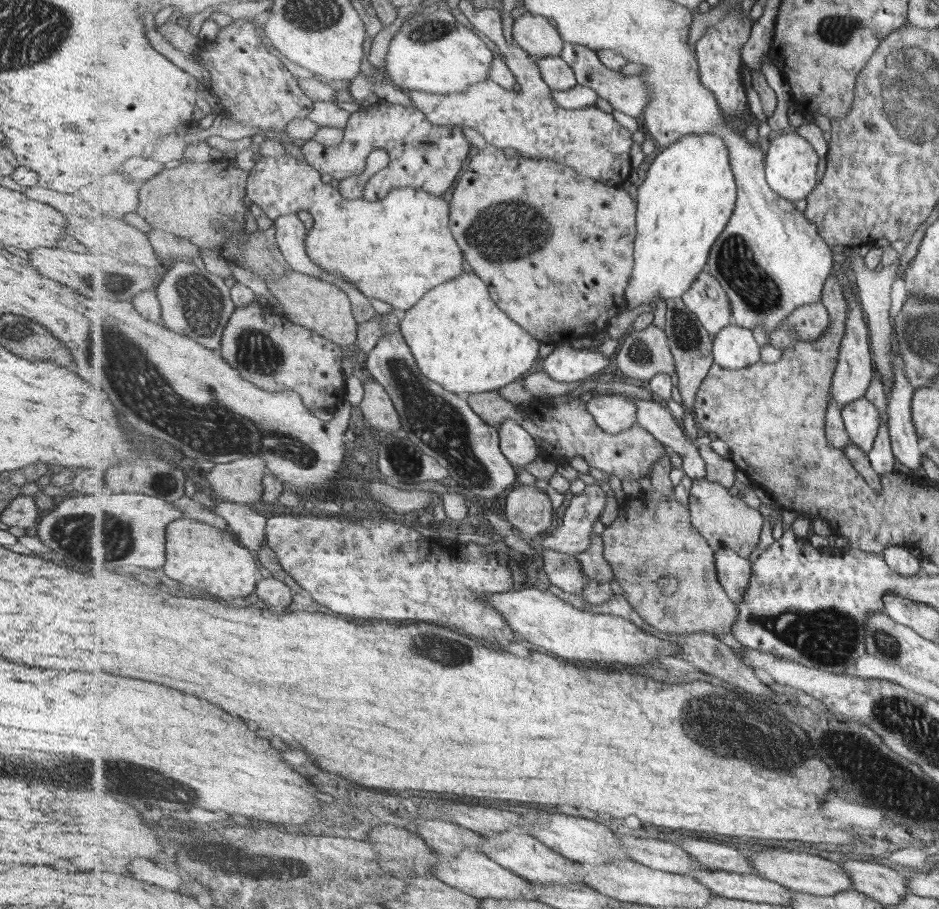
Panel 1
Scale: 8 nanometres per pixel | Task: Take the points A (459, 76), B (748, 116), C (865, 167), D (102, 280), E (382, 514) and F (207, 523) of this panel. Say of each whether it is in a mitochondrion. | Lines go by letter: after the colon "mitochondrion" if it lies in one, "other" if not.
A: other
B: other
C: other
D: mitochondrion
E: other
F: other

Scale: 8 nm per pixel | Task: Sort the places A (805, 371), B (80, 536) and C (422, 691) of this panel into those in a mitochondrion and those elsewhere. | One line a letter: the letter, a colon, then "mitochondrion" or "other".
A: other
B: mitochondrion
C: other

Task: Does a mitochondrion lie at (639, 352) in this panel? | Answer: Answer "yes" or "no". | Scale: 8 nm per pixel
yes

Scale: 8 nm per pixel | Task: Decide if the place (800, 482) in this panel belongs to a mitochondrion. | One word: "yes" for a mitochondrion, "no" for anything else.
yes

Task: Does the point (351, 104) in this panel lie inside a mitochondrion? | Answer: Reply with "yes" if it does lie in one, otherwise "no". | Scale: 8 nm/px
no

